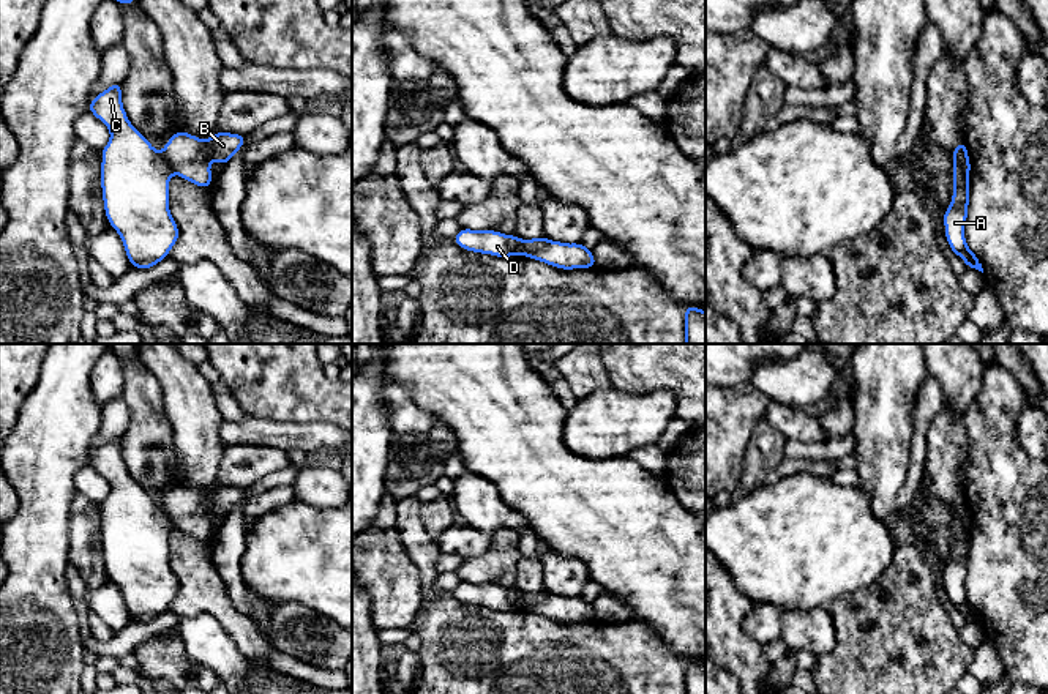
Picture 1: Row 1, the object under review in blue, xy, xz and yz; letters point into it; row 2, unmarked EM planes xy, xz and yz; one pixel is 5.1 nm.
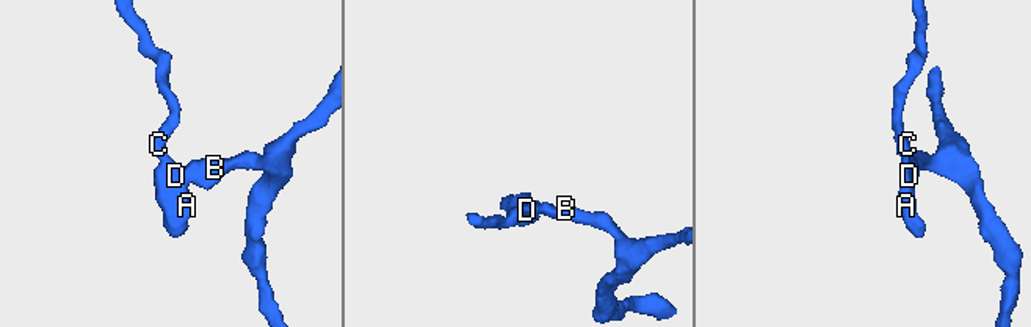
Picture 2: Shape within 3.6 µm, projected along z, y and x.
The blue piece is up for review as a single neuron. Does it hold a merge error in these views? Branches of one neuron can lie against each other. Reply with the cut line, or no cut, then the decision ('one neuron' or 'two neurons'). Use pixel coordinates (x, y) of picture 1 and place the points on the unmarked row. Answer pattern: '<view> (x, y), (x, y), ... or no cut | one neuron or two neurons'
xy (160, 507), (172, 526) | two neurons

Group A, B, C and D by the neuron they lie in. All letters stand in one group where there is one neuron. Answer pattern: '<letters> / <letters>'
A C D / B

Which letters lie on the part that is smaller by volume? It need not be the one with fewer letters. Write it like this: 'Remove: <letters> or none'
Remove: B

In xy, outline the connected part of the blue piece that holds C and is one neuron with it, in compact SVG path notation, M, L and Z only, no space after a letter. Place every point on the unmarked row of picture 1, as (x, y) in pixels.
M122 435L96 448L88 457L88 464L101 473L110 484L110 494L101 503L101 541L104 565L109 577L118 585L126 610L131 620L148 623L169 609L170 601L177 596L180 585L169 563L169 532L172 524L159 505L129 476L122 457Z

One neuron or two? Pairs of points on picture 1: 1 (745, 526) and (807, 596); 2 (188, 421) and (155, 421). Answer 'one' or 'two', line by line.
1: one
2: two

